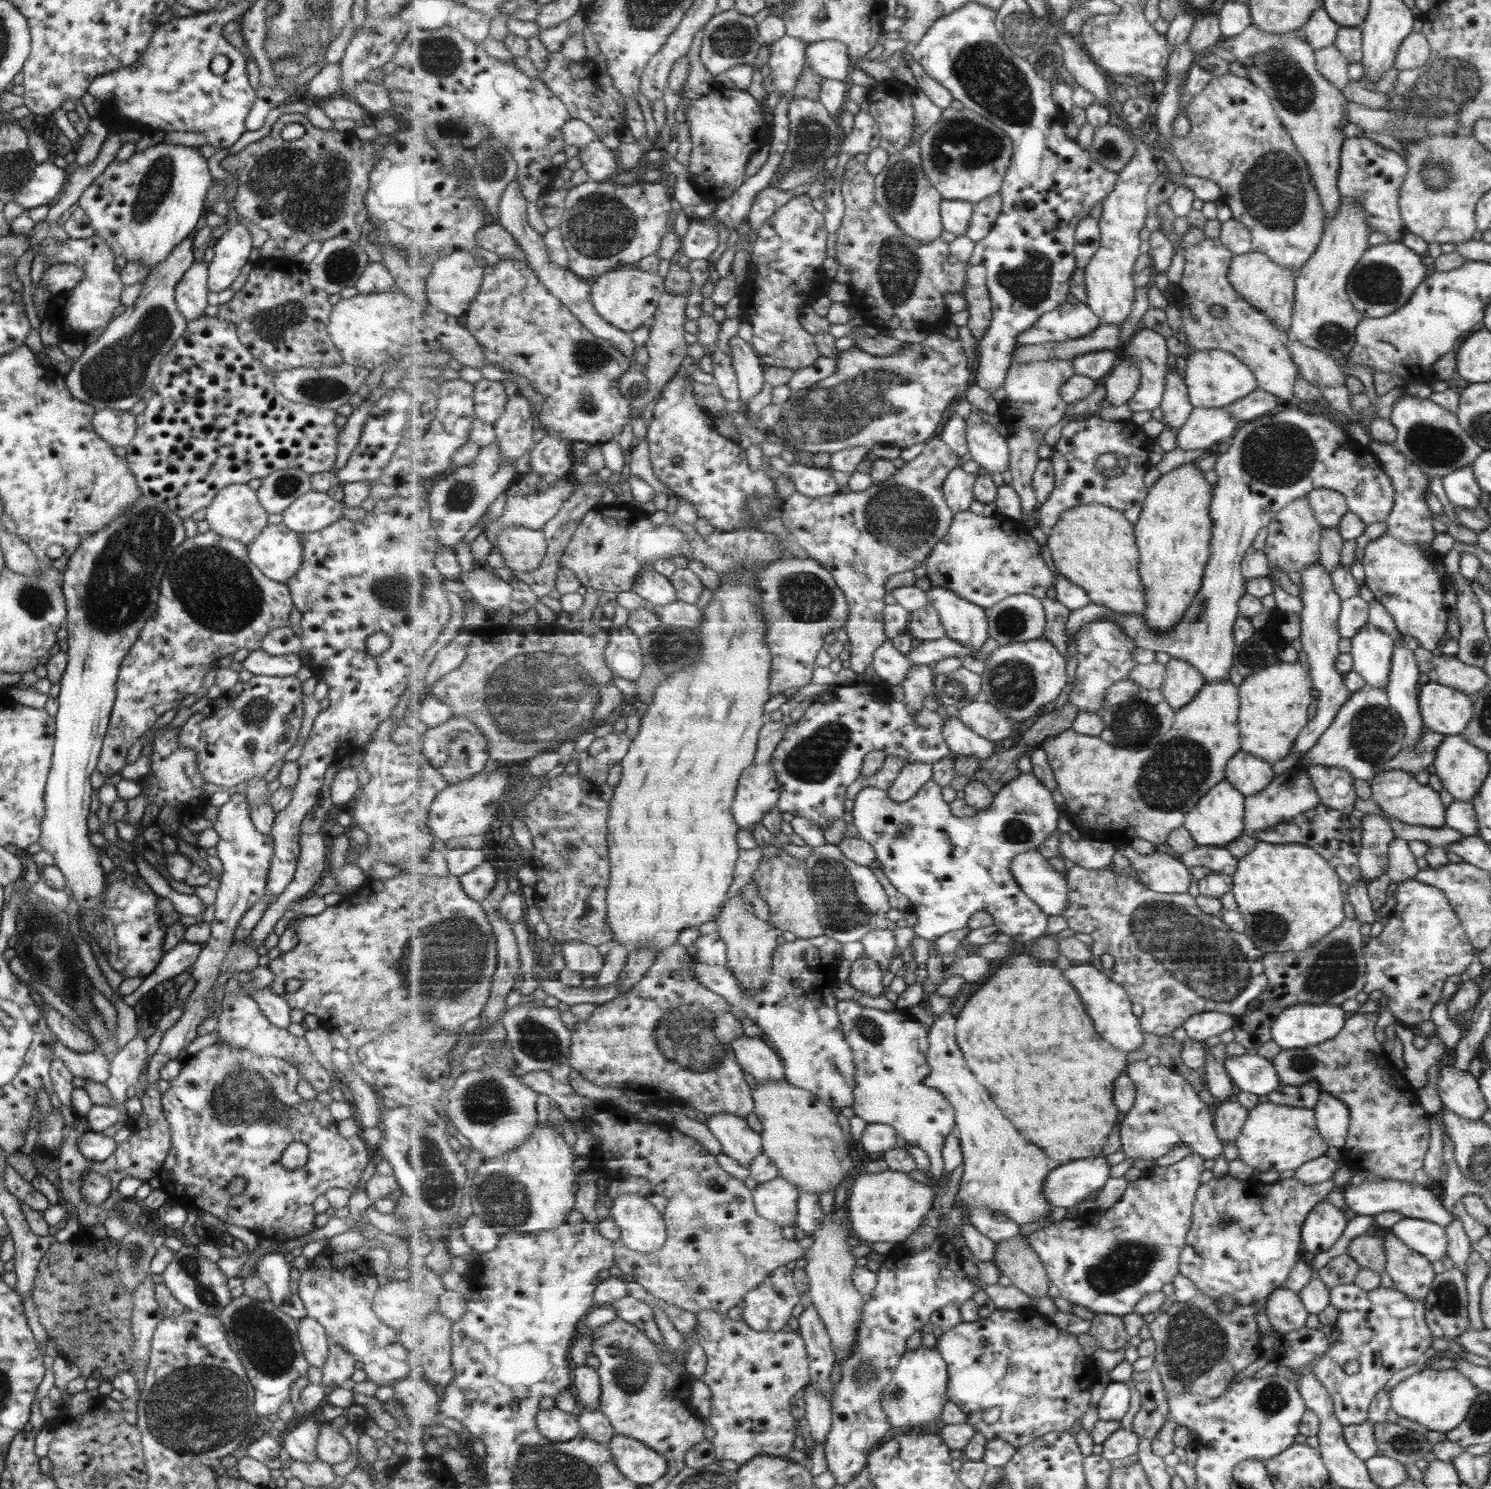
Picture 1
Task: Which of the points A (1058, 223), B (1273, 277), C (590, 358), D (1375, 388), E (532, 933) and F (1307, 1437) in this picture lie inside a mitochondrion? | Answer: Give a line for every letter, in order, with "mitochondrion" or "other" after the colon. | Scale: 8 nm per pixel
A: other
B: other
C: mitochondrion
D: other
E: other
F: other

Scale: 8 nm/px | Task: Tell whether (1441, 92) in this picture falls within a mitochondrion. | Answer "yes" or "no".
yes

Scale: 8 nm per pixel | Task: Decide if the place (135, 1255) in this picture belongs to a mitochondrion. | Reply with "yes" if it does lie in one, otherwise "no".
yes

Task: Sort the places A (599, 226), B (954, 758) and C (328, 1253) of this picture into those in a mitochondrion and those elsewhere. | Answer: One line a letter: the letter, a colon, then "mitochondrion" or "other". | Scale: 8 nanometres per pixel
A: mitochondrion
B: other
C: other

